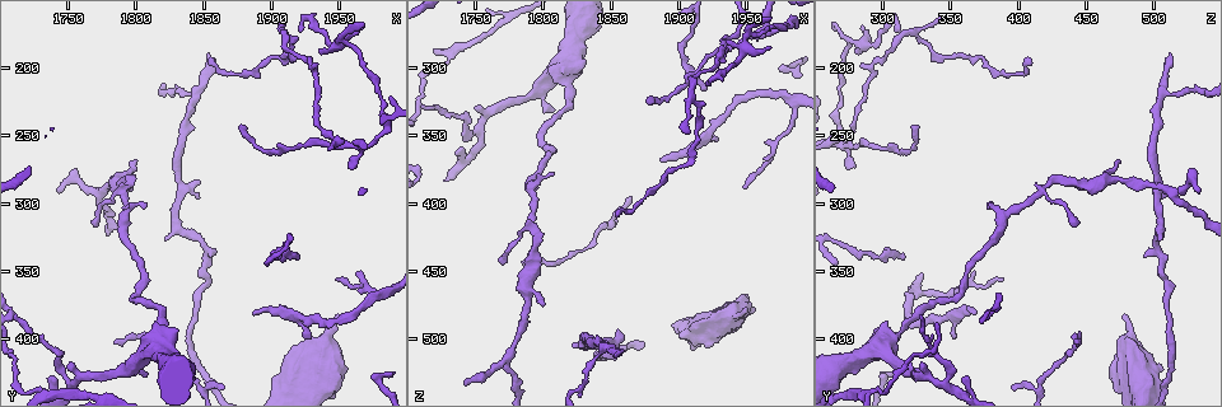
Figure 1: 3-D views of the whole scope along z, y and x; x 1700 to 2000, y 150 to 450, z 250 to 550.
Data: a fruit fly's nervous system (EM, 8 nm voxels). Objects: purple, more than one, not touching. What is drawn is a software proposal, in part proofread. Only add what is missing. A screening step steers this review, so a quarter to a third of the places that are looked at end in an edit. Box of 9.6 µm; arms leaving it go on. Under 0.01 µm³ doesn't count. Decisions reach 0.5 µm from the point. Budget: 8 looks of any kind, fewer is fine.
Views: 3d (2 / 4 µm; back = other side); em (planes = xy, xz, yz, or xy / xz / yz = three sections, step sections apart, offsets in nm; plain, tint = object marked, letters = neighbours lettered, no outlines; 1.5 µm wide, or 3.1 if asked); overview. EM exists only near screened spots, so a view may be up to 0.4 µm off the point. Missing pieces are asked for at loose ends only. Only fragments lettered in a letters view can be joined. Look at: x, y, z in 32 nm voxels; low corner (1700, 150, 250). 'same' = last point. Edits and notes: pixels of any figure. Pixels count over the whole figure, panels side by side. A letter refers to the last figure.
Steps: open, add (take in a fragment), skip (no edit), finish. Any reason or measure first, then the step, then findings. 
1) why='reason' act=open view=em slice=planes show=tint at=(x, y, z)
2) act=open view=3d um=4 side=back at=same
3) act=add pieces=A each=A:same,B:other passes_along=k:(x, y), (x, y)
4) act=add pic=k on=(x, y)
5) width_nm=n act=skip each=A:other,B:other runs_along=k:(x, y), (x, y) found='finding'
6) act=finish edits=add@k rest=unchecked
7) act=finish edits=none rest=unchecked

why='thick end' act=open view=em slice=xz step=8 show=letters at=(1948, 382, 478)

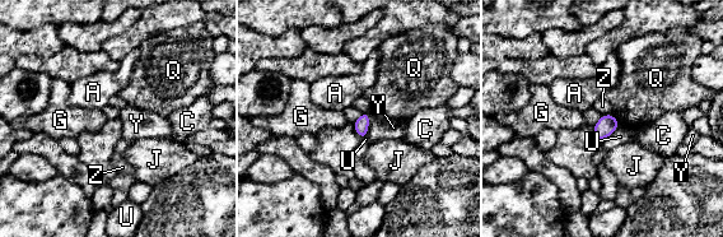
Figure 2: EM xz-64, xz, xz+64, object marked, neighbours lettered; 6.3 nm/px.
act=skip each=A:other,C:other,G:other,J:other,Q:other,U:other,Y:other,Z:other border=2:(368, 112), (368, 131), (365, 136) found='no lettered fragment goes on from it'

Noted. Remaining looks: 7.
act=open view=em slice=planes show=plain at=(1854, 192, 512)

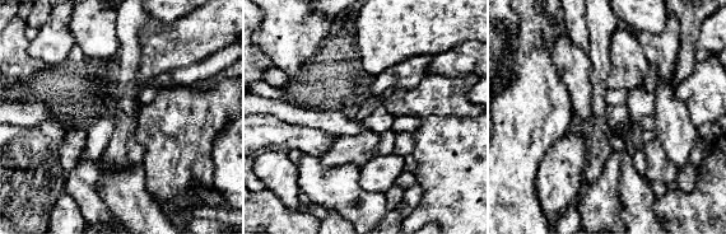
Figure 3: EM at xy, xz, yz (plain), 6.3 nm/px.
act=open view=em slice=planes show=letters at=same

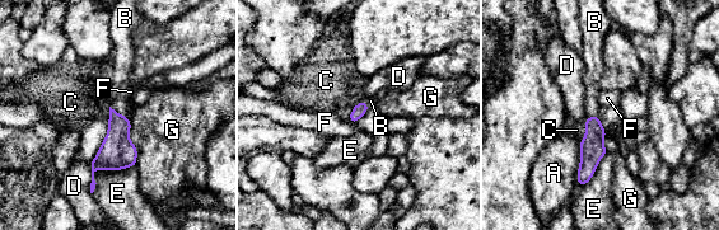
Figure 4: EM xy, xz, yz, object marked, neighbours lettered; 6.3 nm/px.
act=add pieces=B each=A:other,B:same,C:other,D:other,E:other,F:other,G:other found='it goes on there'

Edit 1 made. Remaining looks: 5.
act=open view=overview

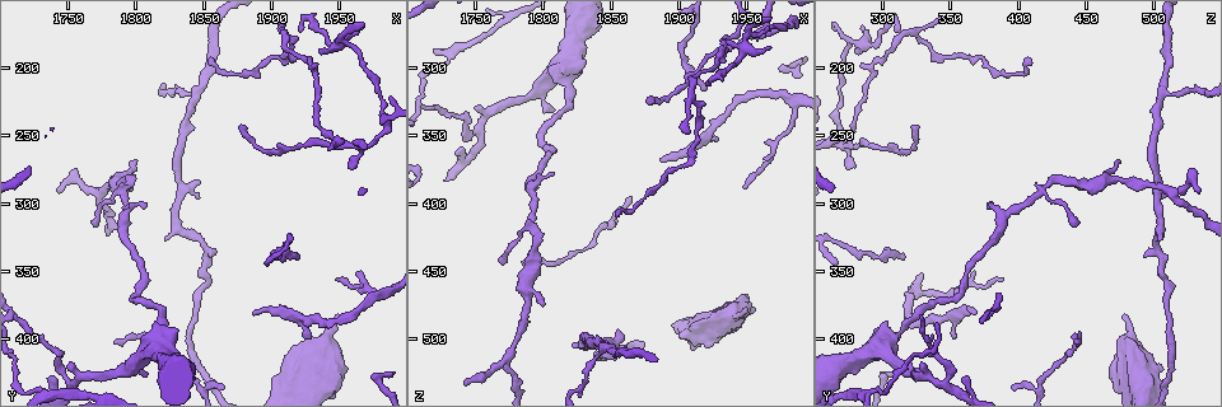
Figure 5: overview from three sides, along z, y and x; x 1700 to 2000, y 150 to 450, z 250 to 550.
why='an open end' act=open view=em slice=xz step=8 show=plain at=(1888, 384, 368)

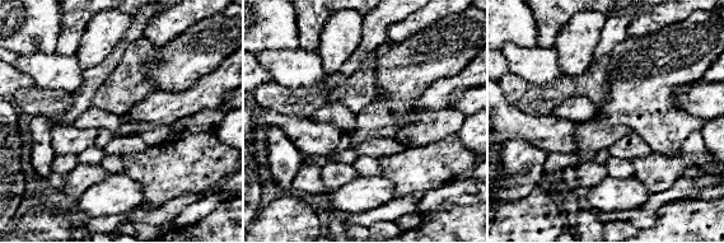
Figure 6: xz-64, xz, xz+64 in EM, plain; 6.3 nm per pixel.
act=open view=em slice=xz step=8 show=letters at=same

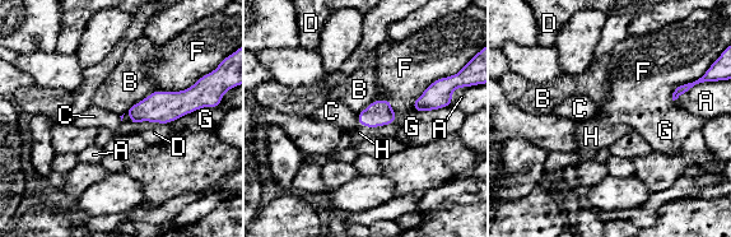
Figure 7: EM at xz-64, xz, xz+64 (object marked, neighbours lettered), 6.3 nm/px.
act=add pieces=H each=A:other,B:other,C:other,D:other,F:other,G:other,H:same found='it goes on there'

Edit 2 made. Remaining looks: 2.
act=finish edits=add@4,add@7 rest=unchecked

